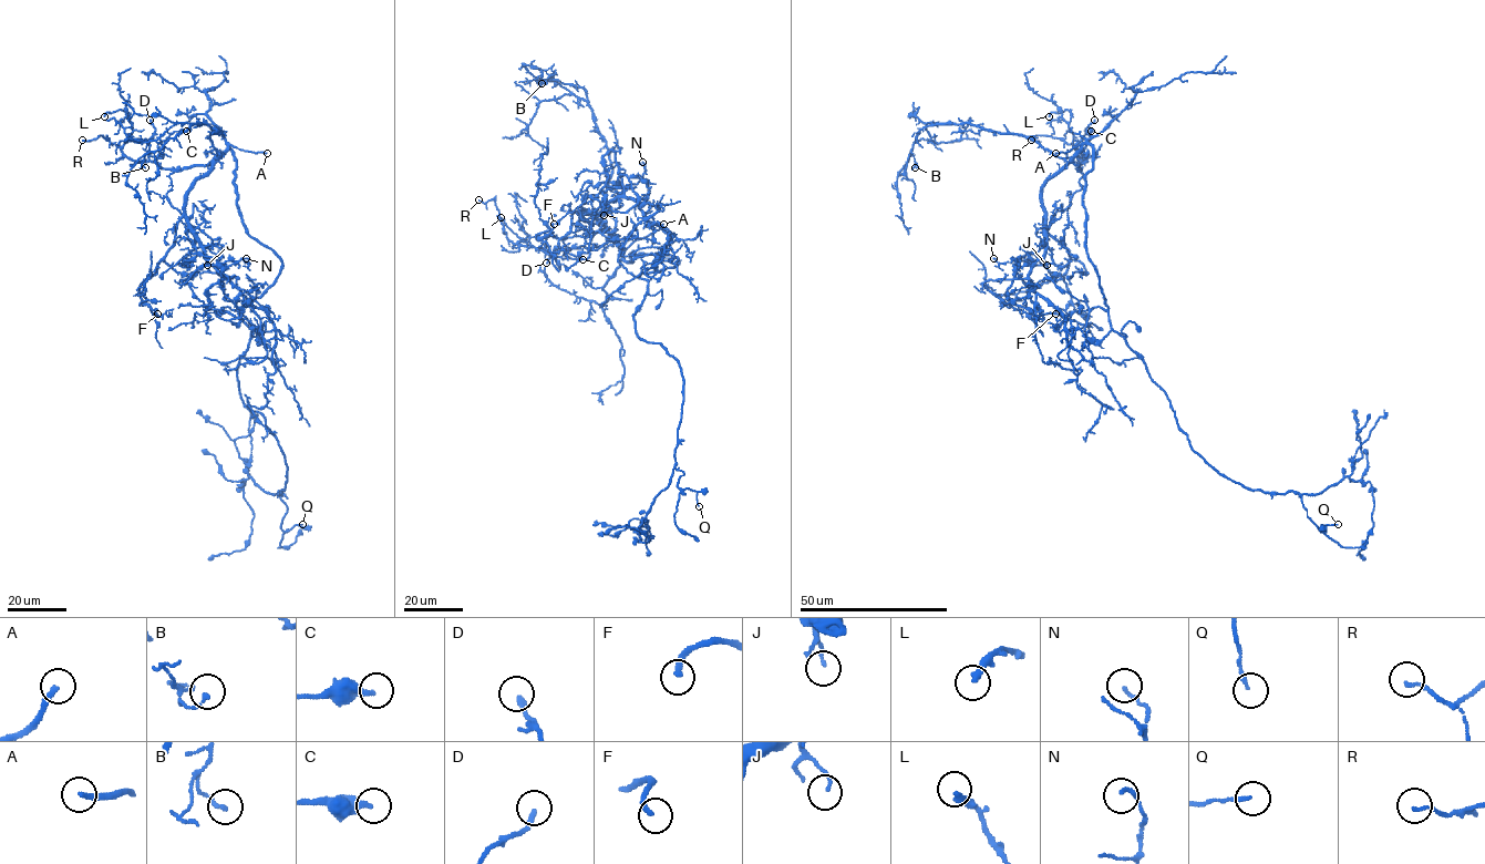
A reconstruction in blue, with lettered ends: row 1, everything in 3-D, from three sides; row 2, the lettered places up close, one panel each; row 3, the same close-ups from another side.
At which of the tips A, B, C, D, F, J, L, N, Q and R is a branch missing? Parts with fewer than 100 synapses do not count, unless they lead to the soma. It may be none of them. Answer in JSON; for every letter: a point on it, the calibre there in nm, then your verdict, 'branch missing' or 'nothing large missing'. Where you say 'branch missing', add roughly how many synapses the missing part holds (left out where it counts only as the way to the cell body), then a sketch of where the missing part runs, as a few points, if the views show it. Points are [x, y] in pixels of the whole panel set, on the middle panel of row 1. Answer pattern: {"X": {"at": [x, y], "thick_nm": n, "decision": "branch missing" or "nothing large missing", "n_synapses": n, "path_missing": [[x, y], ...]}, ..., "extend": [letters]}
{"A": {"at": [663, 224], "thick_nm": 220, "decision": "branch missing", "path_missing": [[663, 224], [686, 191], [692, 168], [688, 151], [671, 124], [638, 96], [632, 70], [621, 60], [602, 55]]}, "B": {"at": [542, 83], "thick_nm": 150, "decision": "nothing large missing"}, "C": {"at": [583, 259], "thick_nm": 340, "decision": "nothing large missing"}, "D": {"at": [546, 263], "thick_nm": 200, "decision": "nothing large missing"}, "F": {"at": [554, 224], "thick_nm": 240, "decision": "nothing large missing"}, "J": {"at": [604, 215], "thick_nm": 120, "decision": "nothing large missing"}, "L": {"at": [501, 217], "thick_nm": 280, "decision": "nothing large missing"}, "N": {"at": [642, 162], "thick_nm": 150, "decision": "nothing large missing"}, "Q": {"at": [699, 506], "thick_nm": 160, "decision": "nothing large missing"}, "R": {"at": [478, 199], "thick_nm": 140, "decision": "nothing large missing"}, "extend": ["A"]}

